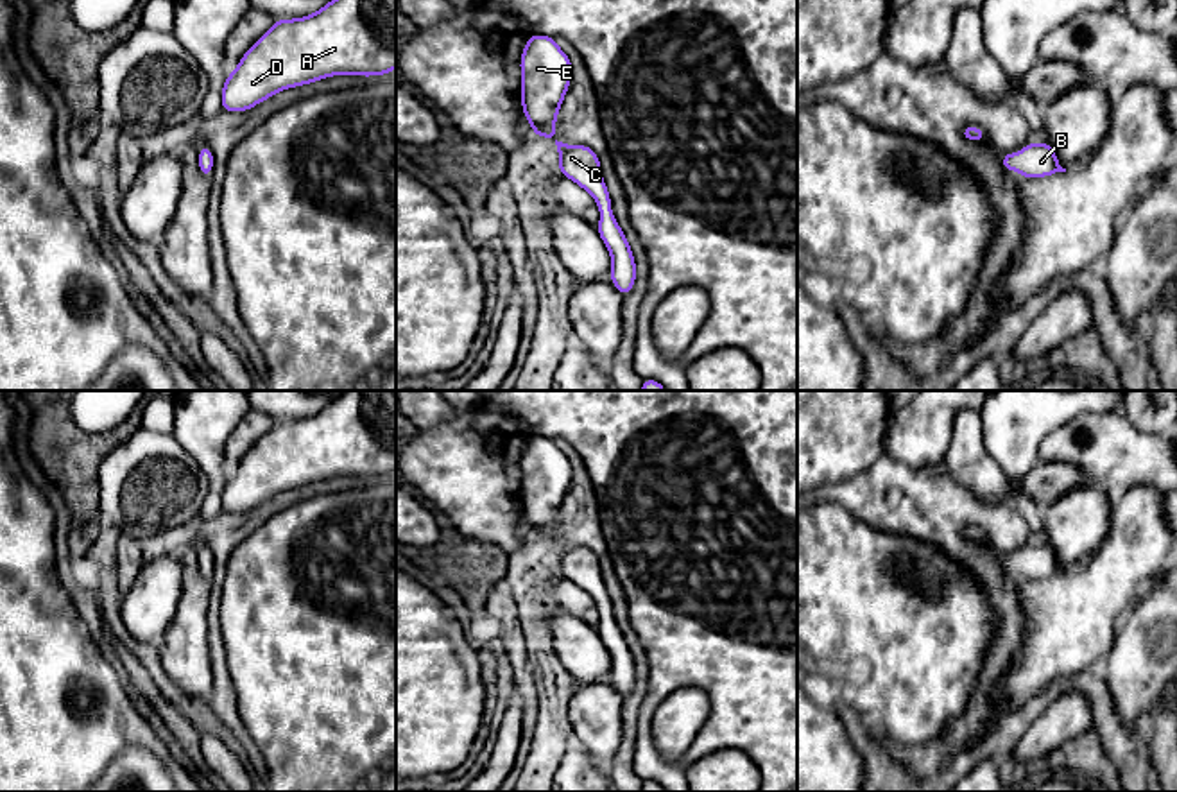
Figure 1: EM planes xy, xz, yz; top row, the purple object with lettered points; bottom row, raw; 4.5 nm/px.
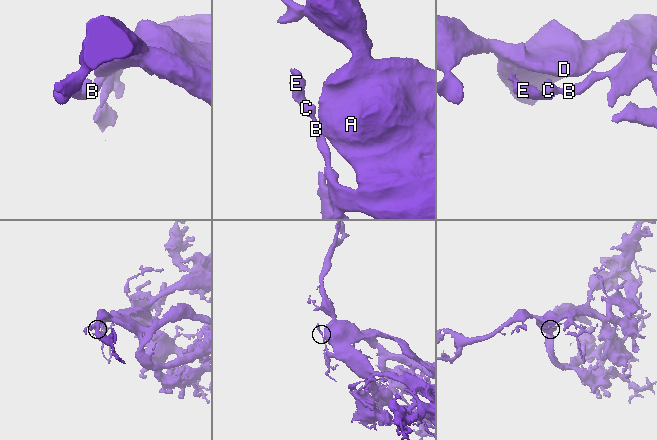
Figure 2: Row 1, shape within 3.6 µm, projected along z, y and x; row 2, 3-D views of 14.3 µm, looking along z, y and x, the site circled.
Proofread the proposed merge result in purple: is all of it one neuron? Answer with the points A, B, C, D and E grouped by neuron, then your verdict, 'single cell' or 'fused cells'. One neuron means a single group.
A B C D E | single cell

